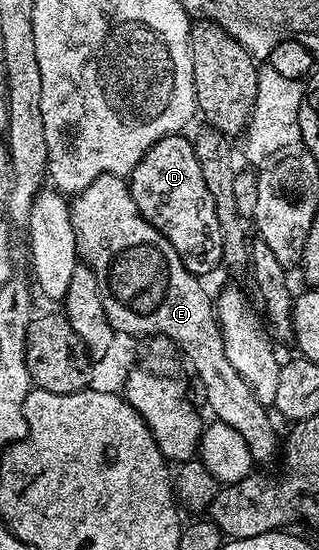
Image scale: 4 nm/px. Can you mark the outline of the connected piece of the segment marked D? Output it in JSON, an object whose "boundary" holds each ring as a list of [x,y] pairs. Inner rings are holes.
{"boundary":[[[185,134],[166,135],[136,165],[136,169],[130,172],[128,182],[132,201],[140,209],[140,213],[152,224],[180,253],[180,261],[193,275],[206,277],[206,274],[222,263],[222,234],[220,233],[220,217],[216,217],[216,205],[212,201],[212,193],[208,193],[208,184],[204,181],[204,173],[200,173],[200,161],[194,152],[193,142],[185,139]]]}

